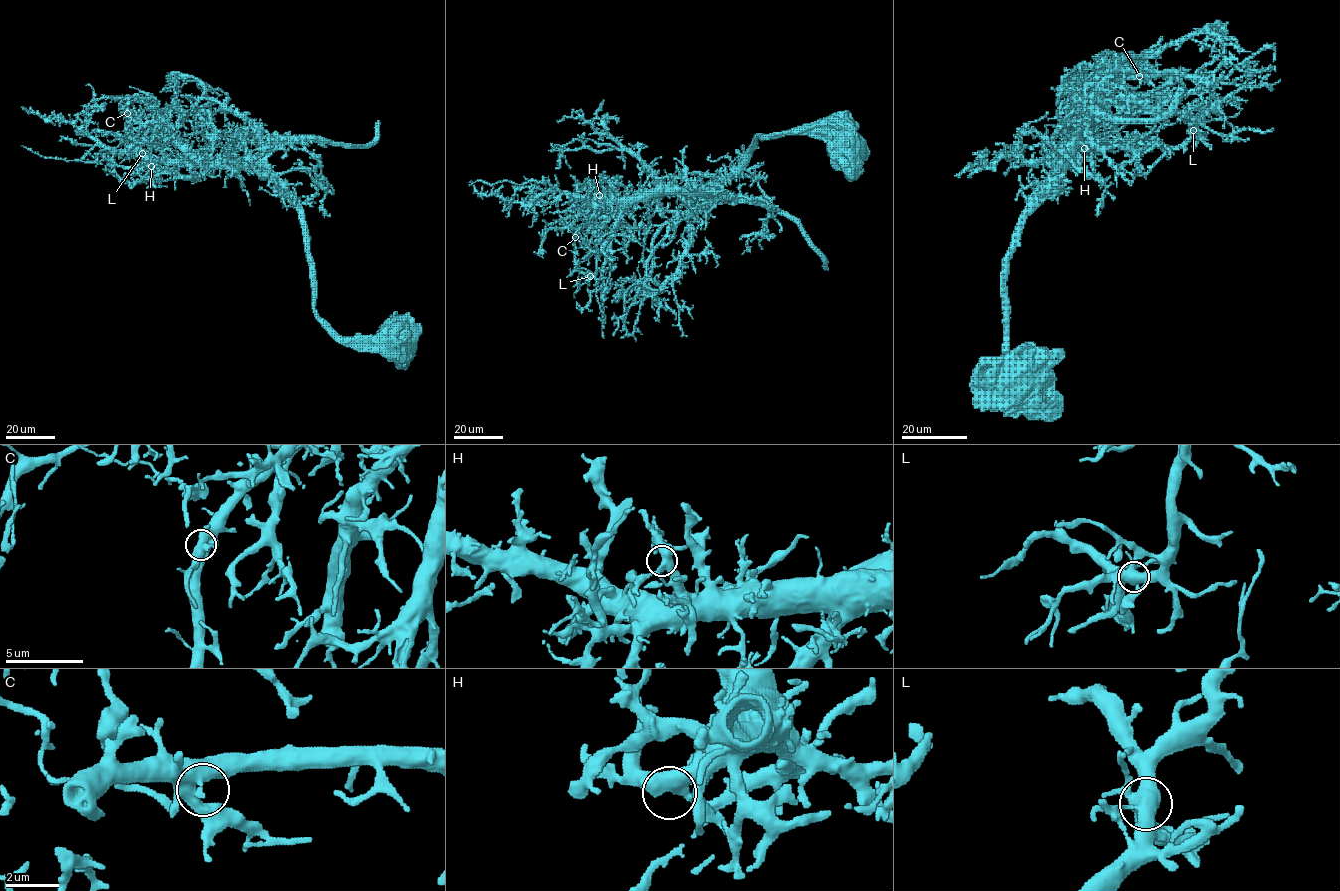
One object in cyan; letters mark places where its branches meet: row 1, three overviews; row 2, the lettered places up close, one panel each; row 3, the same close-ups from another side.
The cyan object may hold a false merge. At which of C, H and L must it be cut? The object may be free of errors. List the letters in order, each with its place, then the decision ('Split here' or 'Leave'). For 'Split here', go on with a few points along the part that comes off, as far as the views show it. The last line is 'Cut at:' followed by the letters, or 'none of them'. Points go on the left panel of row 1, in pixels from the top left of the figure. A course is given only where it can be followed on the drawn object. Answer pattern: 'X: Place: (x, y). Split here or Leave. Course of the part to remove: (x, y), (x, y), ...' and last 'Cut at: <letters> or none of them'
C: Place: (127, 113). Leave
H: Place: (151, 166). Leave
L: Place: (142, 153). Leave
Cut at: none of them

